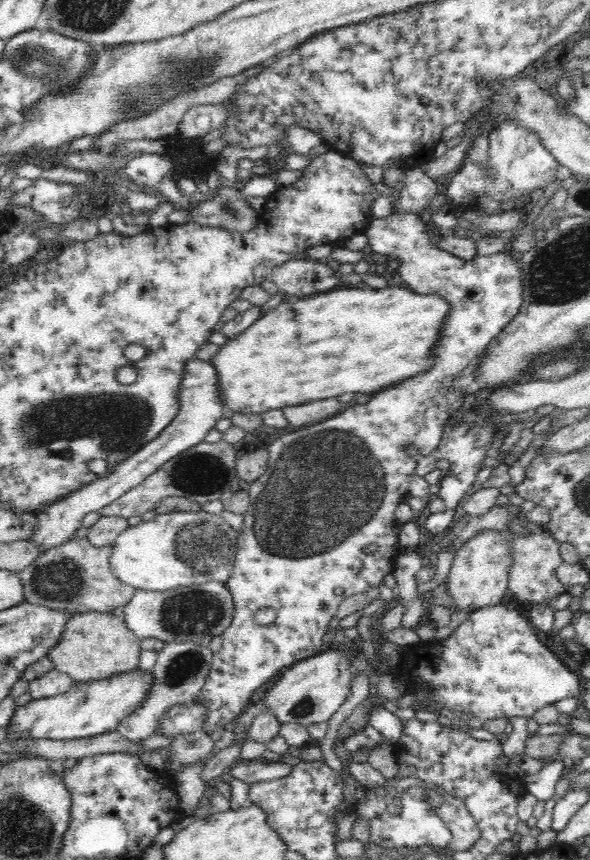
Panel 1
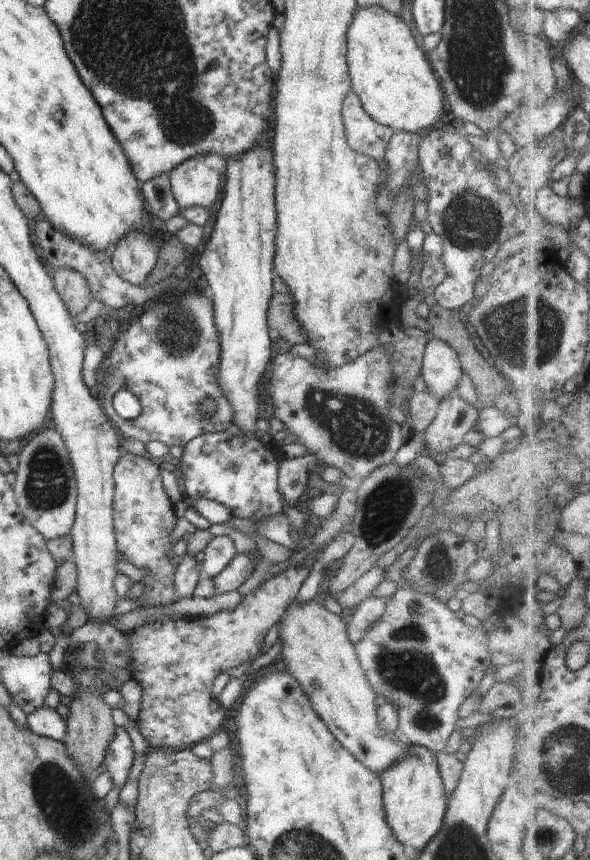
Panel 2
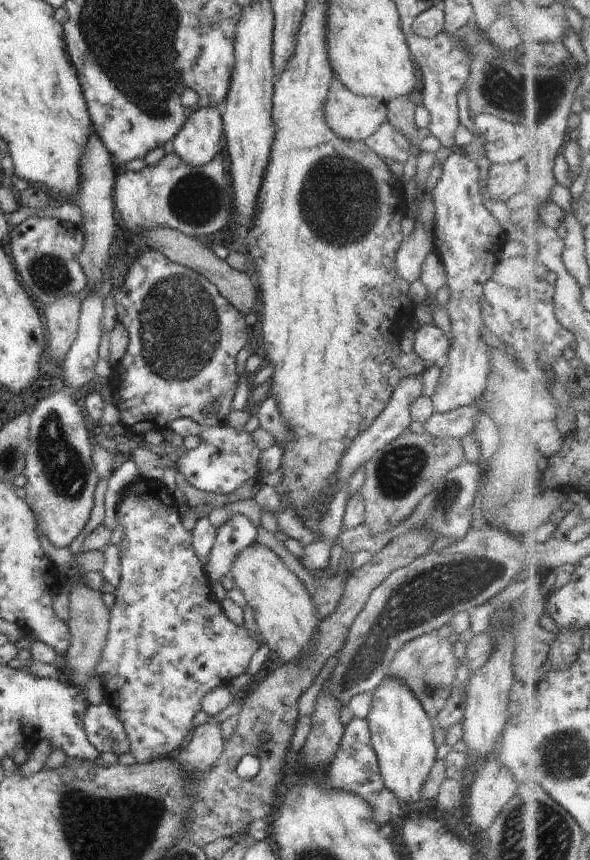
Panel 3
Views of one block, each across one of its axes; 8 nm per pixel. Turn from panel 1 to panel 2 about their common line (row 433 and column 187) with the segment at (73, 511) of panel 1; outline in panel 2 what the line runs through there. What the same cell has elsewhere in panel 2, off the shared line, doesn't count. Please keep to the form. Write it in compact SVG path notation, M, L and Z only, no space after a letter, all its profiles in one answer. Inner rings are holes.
M207 155L189 159L170 173L170 185L174 199L183 209L205 207L210 208L214 202L220 201L225 184L227 162L217 155Z

